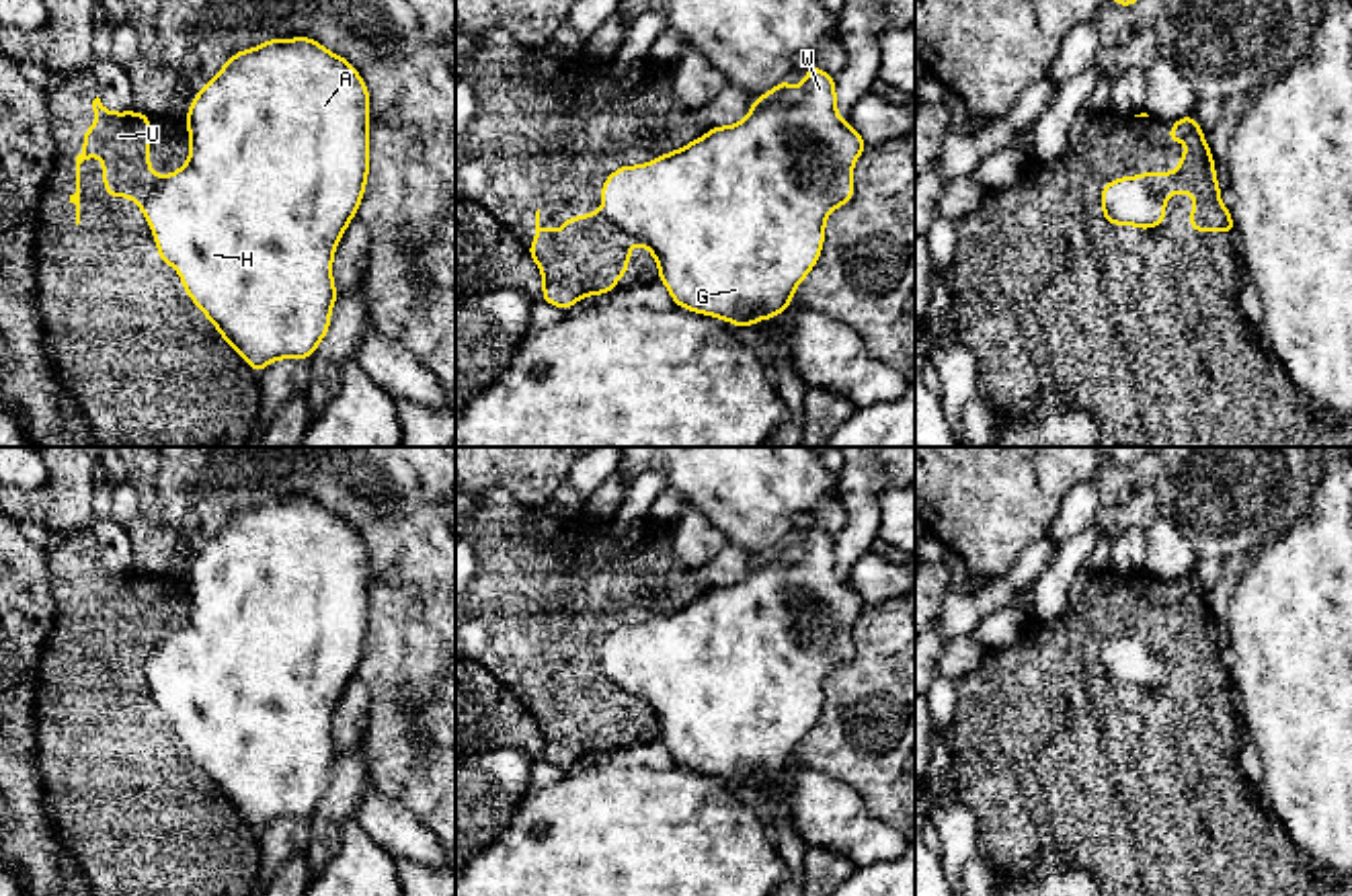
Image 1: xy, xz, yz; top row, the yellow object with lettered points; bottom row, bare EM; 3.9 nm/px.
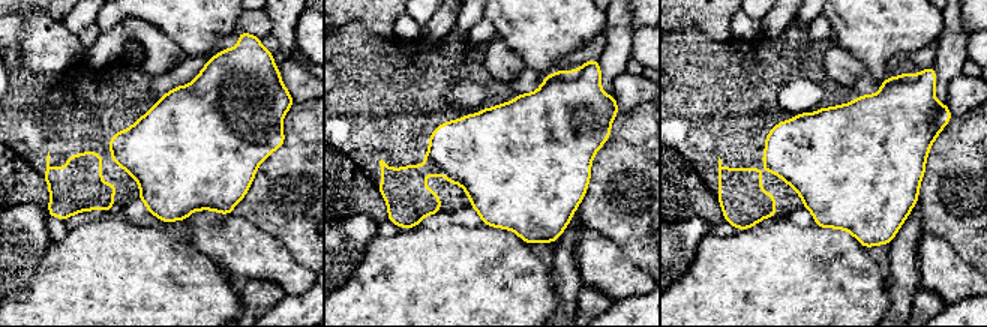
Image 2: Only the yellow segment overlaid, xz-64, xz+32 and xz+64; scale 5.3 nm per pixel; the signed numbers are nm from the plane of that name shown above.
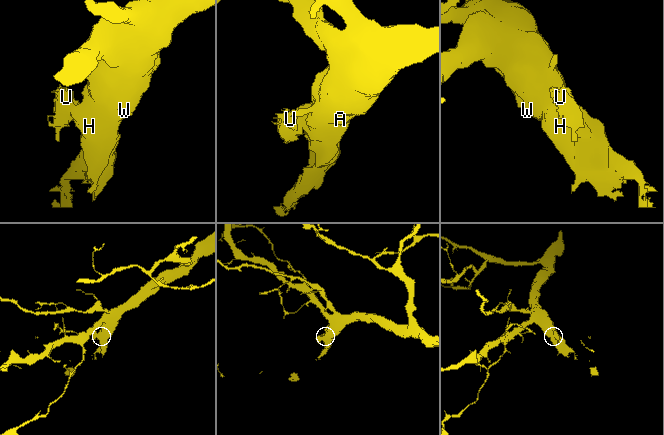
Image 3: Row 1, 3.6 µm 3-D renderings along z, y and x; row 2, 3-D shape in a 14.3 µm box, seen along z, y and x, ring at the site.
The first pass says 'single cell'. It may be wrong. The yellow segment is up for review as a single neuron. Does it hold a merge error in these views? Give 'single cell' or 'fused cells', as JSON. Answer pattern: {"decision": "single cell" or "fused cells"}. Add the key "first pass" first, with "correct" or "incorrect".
{"first pass": "incorrect", "decision": "fused cells"}

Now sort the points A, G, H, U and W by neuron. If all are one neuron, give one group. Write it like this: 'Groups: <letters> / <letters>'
Groups: A G H W / U

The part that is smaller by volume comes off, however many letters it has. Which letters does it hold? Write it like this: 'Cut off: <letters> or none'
Cut off: U

